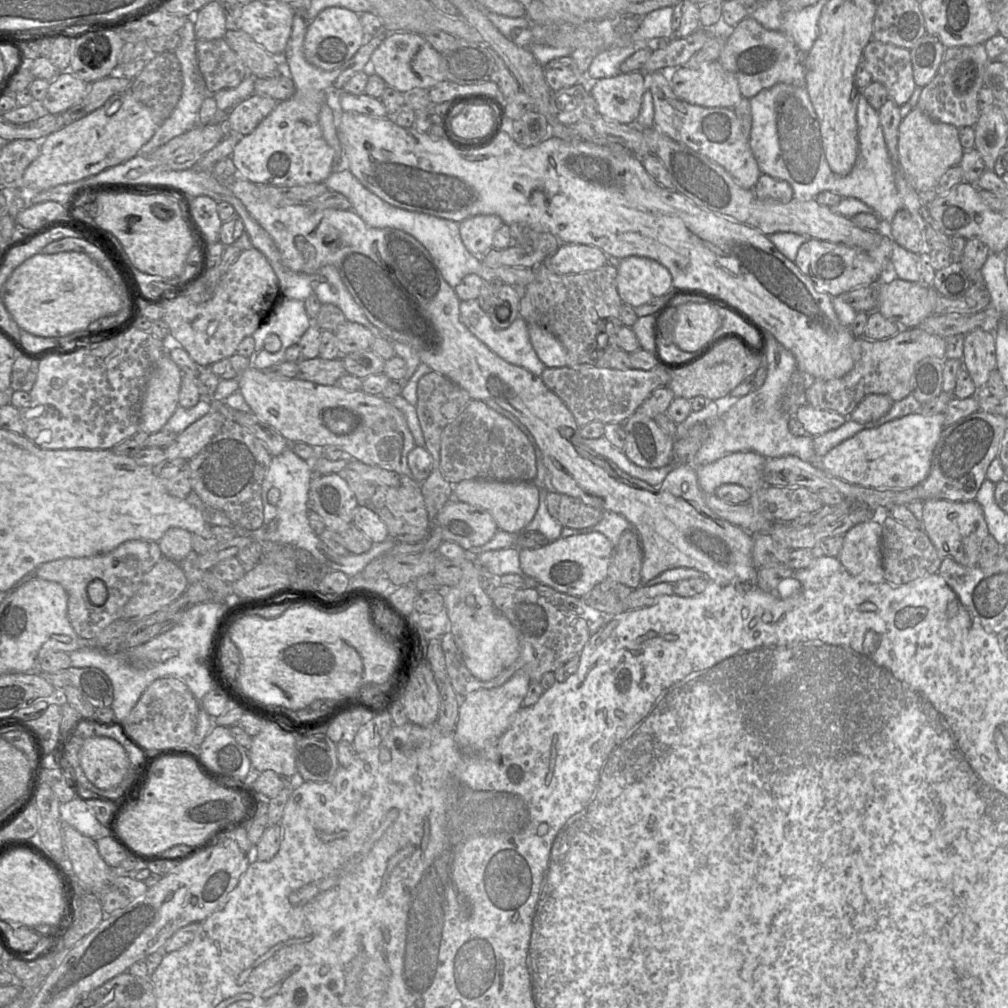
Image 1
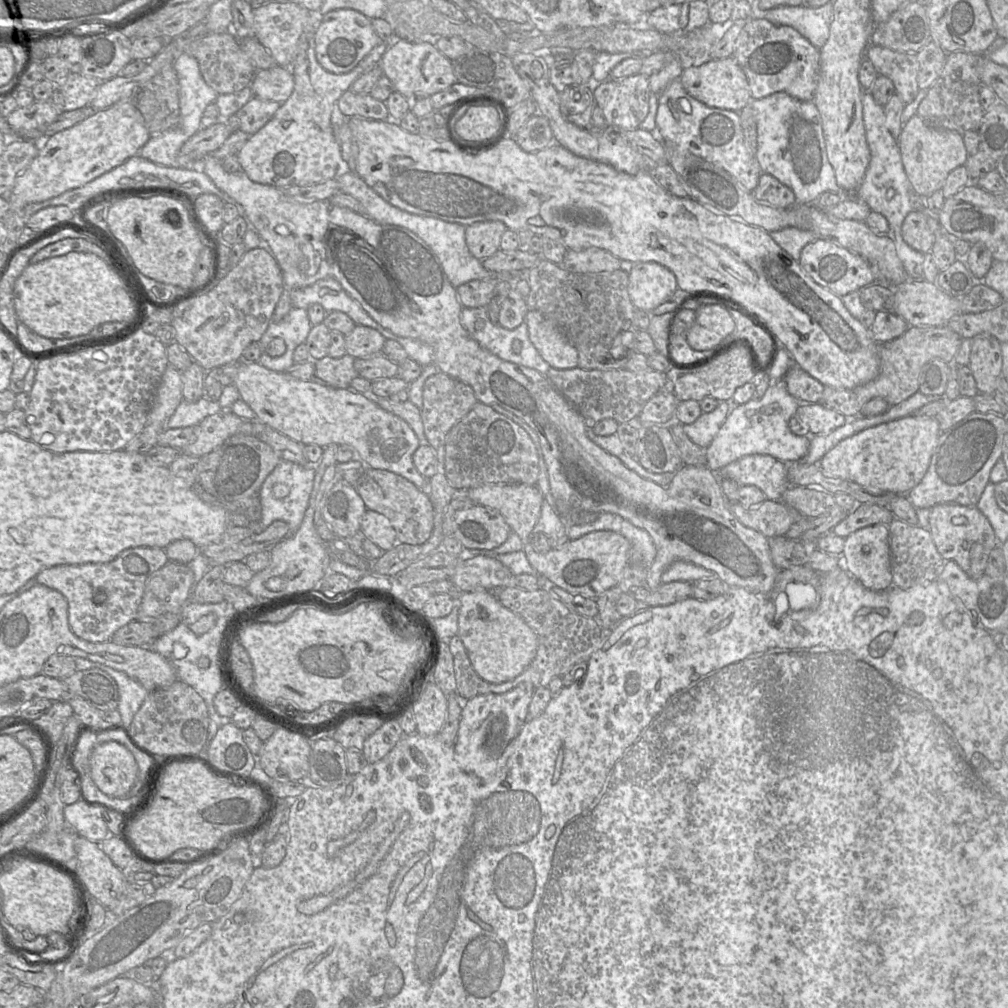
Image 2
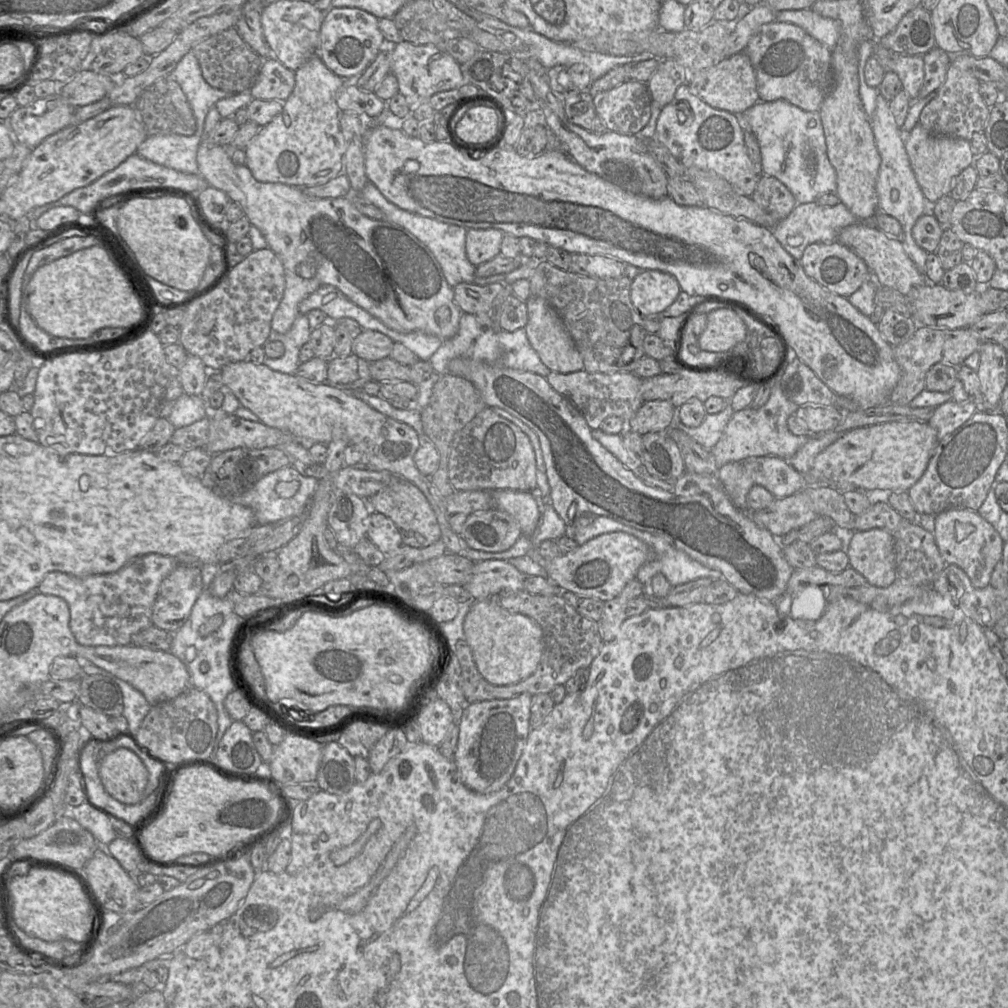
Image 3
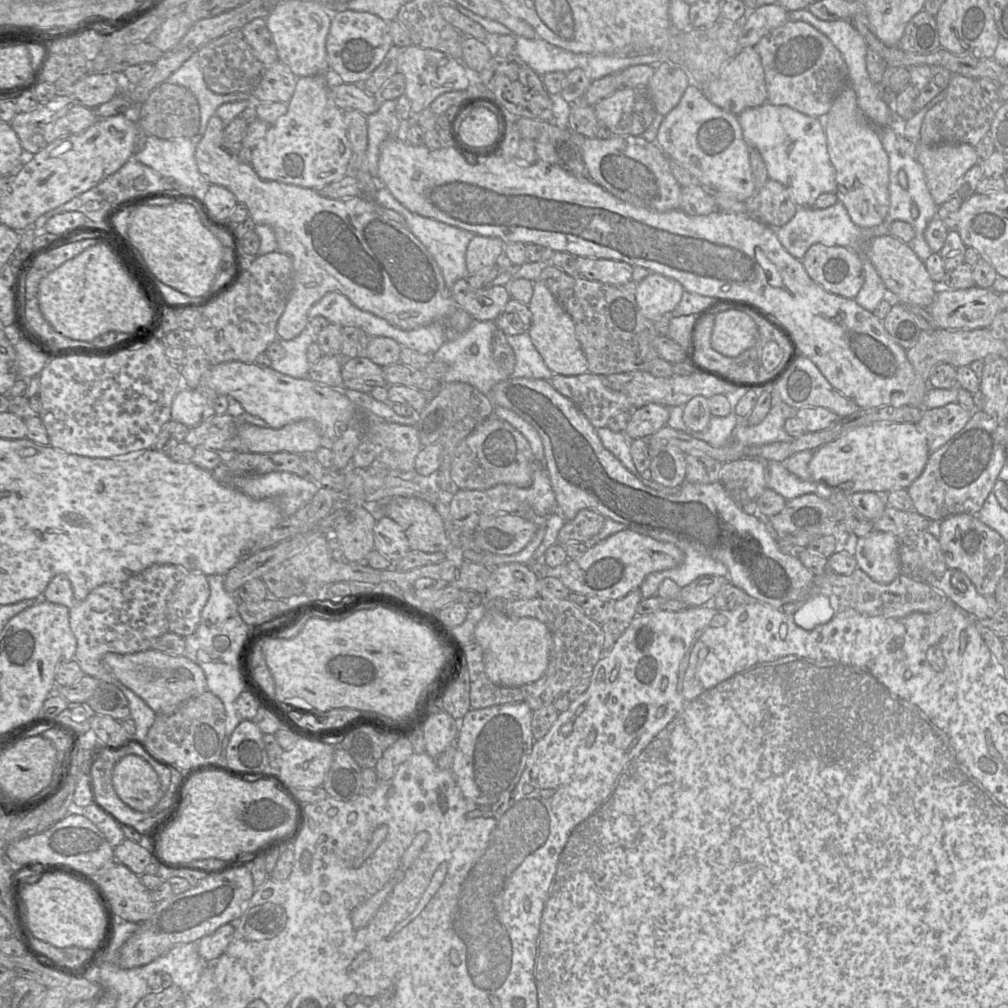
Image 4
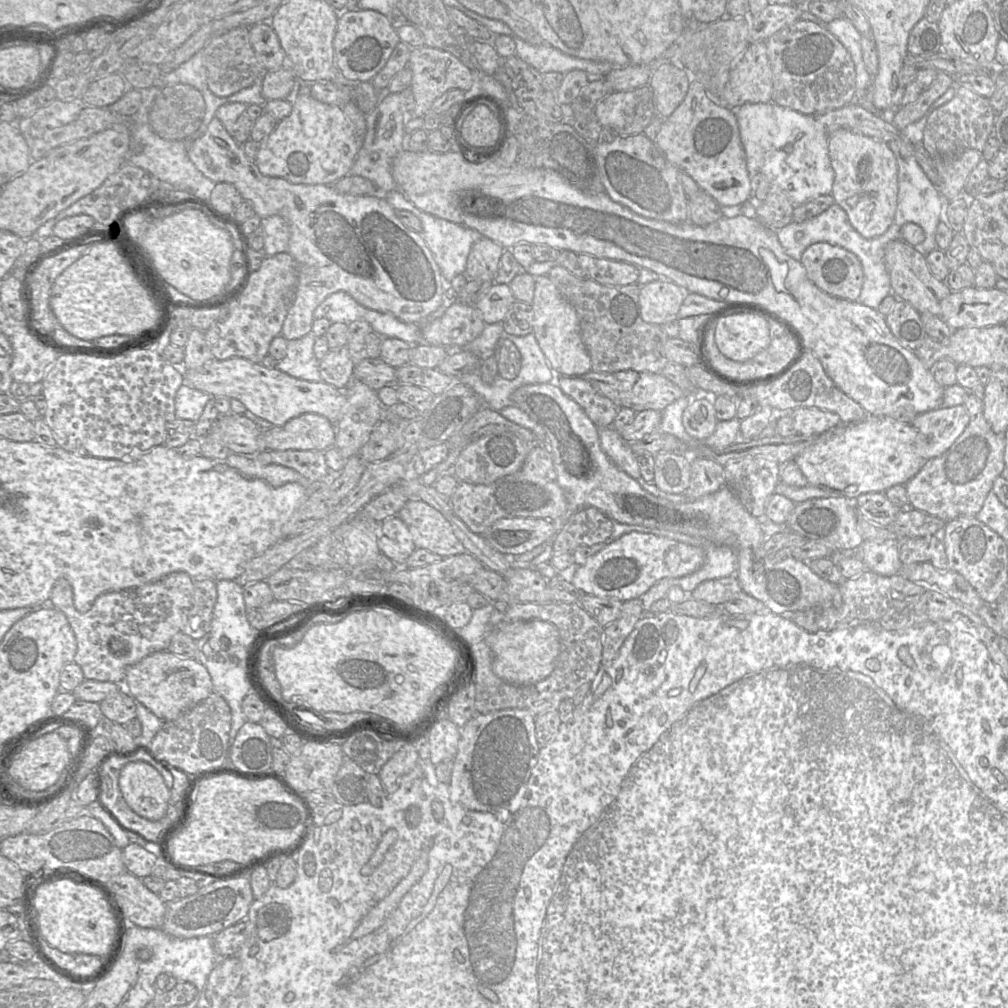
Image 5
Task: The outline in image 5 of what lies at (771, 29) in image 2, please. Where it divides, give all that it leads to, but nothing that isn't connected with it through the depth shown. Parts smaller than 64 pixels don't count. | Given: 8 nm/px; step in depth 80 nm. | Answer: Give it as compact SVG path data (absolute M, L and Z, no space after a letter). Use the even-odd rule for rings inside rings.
M799 19L789 24L766 41L769 65L772 71L772 101L806 115L819 115L855 101L855 67L843 44L821 25Z

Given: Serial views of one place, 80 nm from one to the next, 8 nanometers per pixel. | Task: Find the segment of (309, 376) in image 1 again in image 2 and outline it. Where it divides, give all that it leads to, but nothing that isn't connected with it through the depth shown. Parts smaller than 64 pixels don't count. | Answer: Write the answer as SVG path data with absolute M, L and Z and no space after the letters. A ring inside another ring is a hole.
M344 355L341 358L326 356L315 361L315 373L311 381L333 388L347 389L353 379L359 377L354 368L355 358Z

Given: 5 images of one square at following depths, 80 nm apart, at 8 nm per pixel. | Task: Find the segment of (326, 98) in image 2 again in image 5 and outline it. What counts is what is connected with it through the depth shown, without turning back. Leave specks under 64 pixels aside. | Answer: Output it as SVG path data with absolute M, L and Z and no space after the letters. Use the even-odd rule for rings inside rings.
M299 81L298 91L291 96L291 113L280 120L275 129L259 143L259 150L252 161L265 176L283 178L292 184L333 185L348 175L361 147L342 108L314 99L304 85Z

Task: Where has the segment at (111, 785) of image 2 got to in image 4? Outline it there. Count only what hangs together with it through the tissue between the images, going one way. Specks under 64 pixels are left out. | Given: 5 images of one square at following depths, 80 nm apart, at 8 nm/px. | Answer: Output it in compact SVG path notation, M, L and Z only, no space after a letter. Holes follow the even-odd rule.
M135 754L126 755L116 763L112 784L119 799L138 812L152 810L163 796L154 769Z

